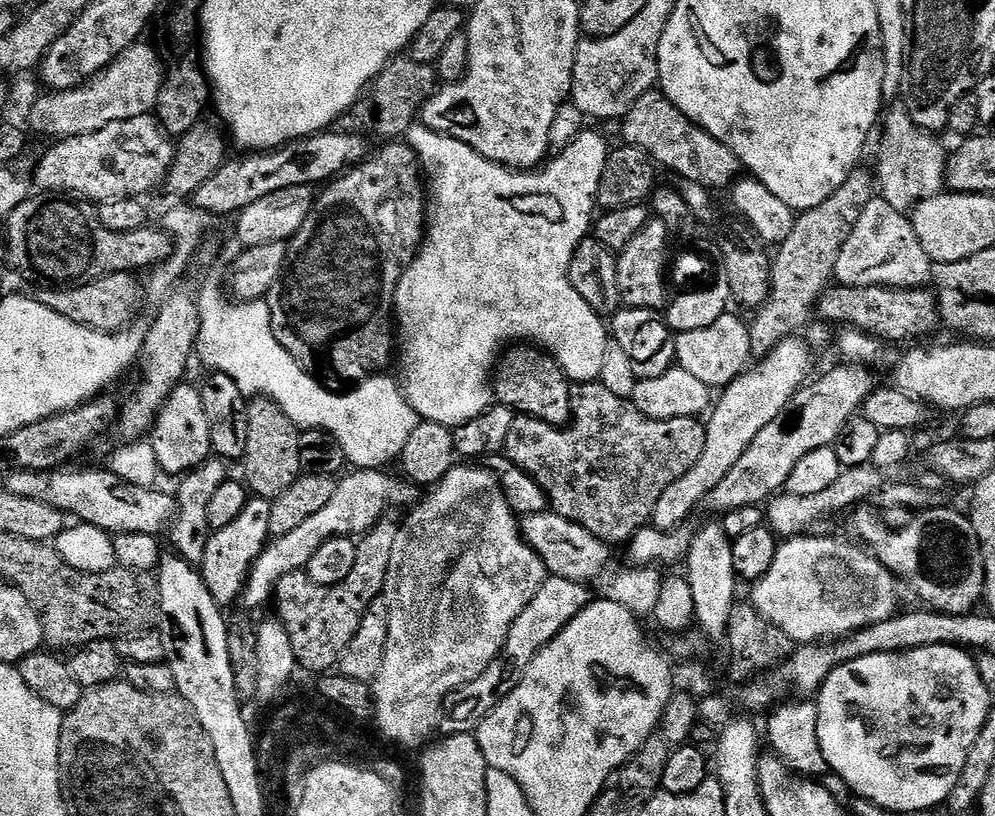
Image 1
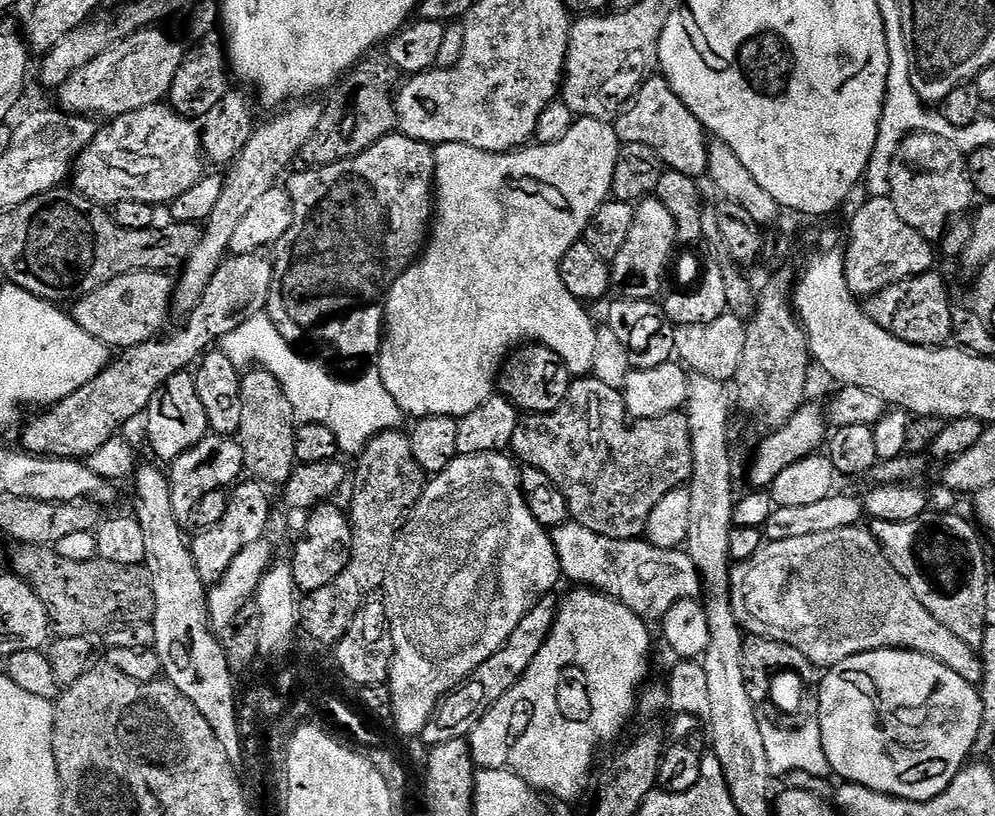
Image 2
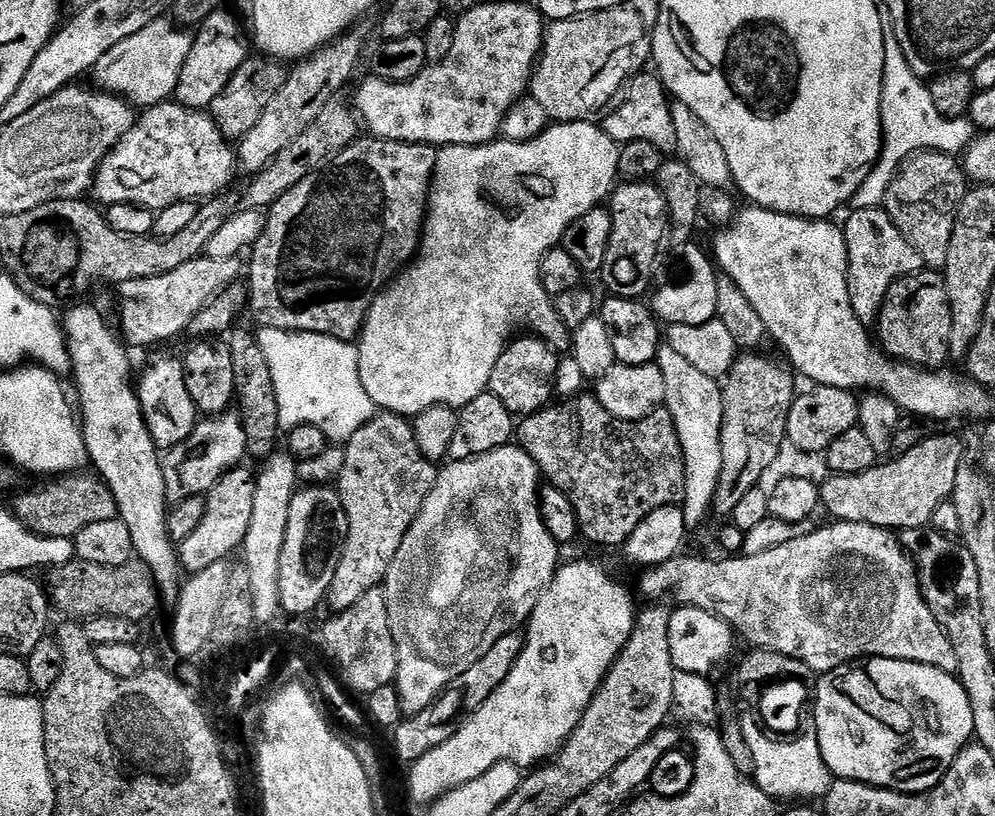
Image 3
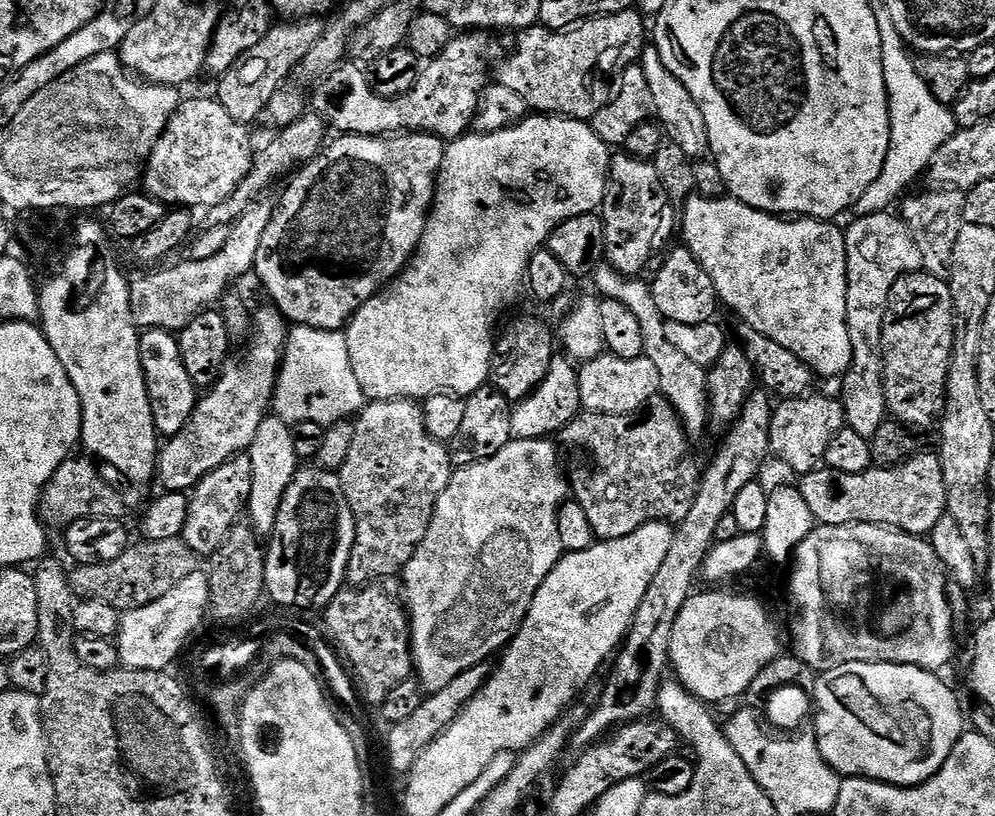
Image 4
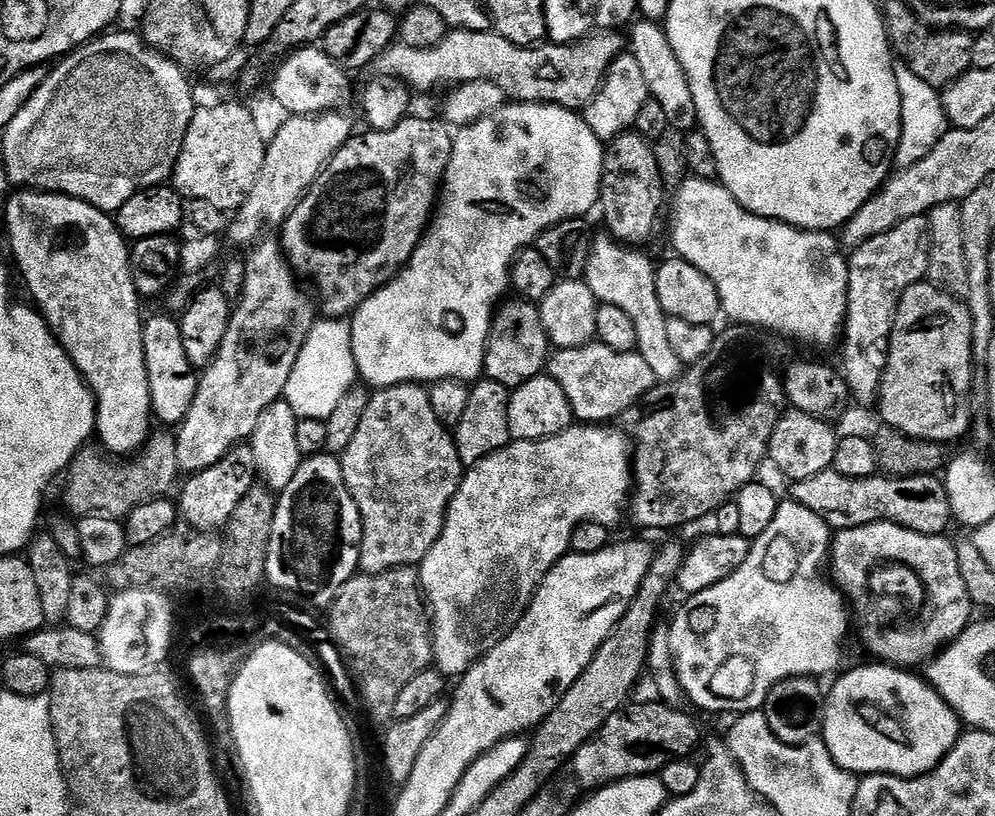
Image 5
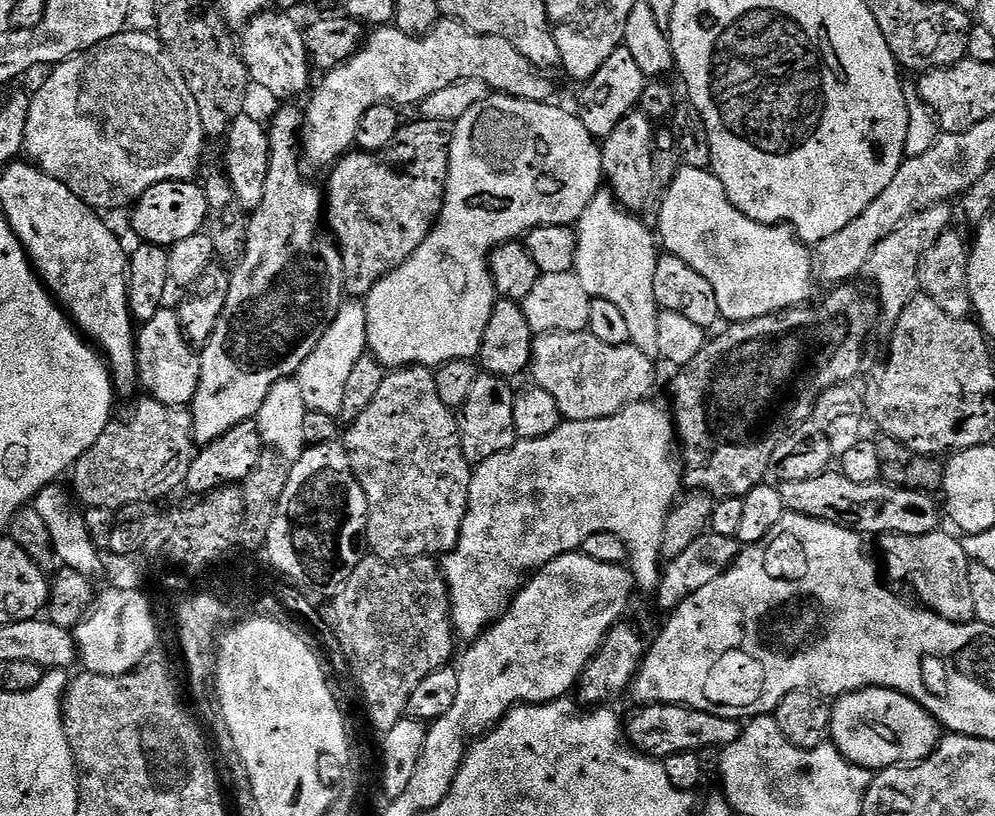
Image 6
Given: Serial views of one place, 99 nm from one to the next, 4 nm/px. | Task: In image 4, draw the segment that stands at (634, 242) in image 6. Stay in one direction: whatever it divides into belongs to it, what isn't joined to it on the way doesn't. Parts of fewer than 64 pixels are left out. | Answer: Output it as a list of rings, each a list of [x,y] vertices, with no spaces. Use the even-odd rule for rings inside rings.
[[[601,266],[594,273],[596,288],[601,297],[608,300],[622,302],[642,326],[644,332],[644,355],[658,366],[660,374],[660,392],[663,399],[676,407],[676,413],[684,421],[685,429],[689,433],[700,432],[710,423],[710,397],[708,377],[705,365],[694,362],[682,354],[675,343],[670,339],[670,332],[666,327],[664,315],[658,310],[654,302],[654,294],[649,281],[635,276],[624,276],[618,269],[611,266]],[[604,295],[604,296],[603,296]]]

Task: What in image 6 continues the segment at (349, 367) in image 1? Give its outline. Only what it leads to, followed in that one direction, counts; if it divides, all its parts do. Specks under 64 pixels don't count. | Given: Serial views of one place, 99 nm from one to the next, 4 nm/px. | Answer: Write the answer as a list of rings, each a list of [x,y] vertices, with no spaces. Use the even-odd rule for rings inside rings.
[[[417,119],[417,124],[405,123],[400,128],[397,135],[389,145],[379,152],[365,152],[353,150],[347,156],[336,161],[331,169],[332,177],[328,180],[328,192],[326,188],[326,224],[332,227],[331,235],[334,237],[334,243],[340,250],[344,259],[344,291],[349,297],[364,298],[371,292],[372,287],[379,282],[383,276],[388,276],[395,268],[400,268],[422,246],[422,242],[430,234],[430,230],[436,225],[436,219],[440,216],[440,211],[444,205],[444,187],[448,181],[448,147],[452,141],[452,128],[449,121],[446,120],[425,120]]]

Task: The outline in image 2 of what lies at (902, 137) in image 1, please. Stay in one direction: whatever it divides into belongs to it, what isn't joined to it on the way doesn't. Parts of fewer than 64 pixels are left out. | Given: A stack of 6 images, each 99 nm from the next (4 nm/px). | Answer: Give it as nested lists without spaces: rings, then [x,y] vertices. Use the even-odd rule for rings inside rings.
[[[916,132],[902,142],[890,166],[888,196],[894,210],[898,210],[898,218],[902,218],[906,226],[914,226],[918,234],[936,242],[953,221],[963,217],[960,215],[968,207],[973,207],[972,199],[977,199],[978,193],[968,173],[965,153],[960,152],[958,146],[946,142],[946,138]]]

